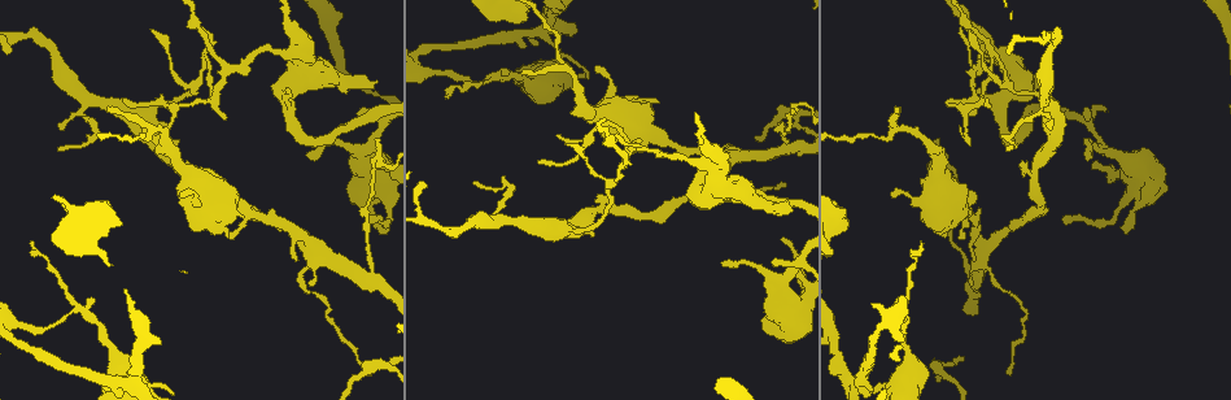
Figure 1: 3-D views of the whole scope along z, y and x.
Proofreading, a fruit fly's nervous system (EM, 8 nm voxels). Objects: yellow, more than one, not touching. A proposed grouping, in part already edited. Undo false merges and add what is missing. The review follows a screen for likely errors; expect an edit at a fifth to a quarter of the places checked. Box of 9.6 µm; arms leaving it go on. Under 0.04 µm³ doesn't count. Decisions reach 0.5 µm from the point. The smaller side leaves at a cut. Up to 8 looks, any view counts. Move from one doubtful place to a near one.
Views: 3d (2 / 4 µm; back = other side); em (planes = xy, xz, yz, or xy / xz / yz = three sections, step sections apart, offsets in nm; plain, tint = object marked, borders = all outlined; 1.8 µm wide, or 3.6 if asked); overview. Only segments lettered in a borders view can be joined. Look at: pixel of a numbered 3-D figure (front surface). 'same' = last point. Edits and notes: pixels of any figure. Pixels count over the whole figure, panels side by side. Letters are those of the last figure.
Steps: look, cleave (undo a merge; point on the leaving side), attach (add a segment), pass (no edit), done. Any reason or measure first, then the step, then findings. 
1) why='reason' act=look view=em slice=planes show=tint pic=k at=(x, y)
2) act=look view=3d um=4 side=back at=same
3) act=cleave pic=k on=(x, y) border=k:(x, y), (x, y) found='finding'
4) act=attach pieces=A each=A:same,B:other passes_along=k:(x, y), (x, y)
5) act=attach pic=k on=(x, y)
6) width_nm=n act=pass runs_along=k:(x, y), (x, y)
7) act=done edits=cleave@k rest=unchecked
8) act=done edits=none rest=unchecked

why='an open end' act=look view=em slice=planes show=plain pic=1 at=(791, 212)

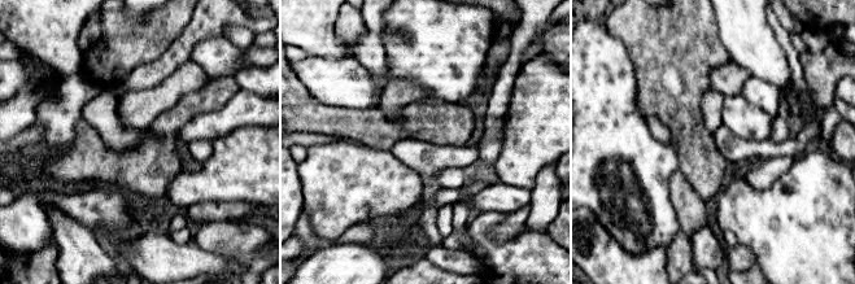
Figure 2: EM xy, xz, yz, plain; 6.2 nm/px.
why='see the neighbours' act=look view=em slice=planes show=borders at=same

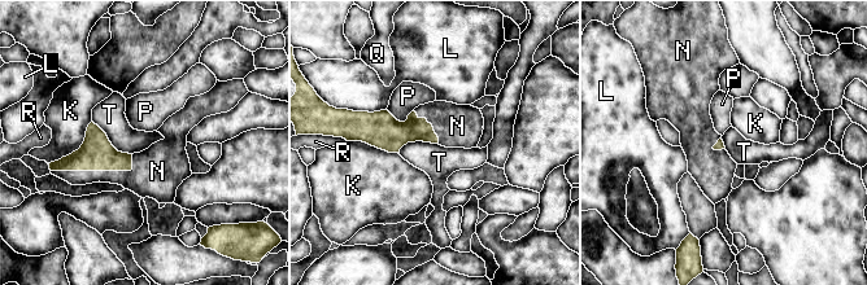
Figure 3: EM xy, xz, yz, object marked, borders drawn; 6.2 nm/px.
act=attach pieces=N each=K:other,L:other,N:same,P:other,Q:other,R:other,T:other passes_along=3:(96, 153), (101, 170), (140, 180) found='the neuron continues'

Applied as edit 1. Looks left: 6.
why='thin neck' act=look view=3d um=2 side=back pic=1 at=(216, 97)

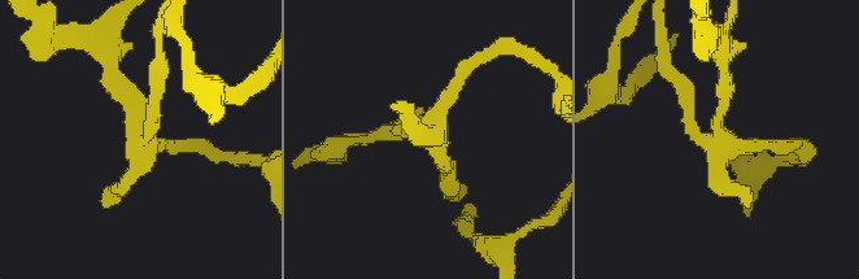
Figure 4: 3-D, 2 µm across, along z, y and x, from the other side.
act=look view=em slice=planes show=borders pic=4 at=(720, 130)

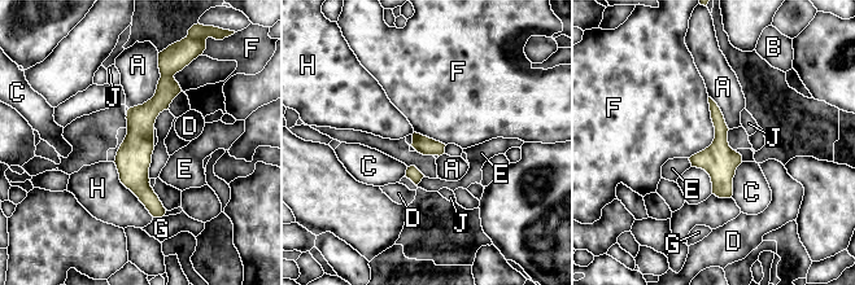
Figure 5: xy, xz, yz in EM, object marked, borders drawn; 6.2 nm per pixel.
longest_contact=H:420nm act=pass each=A:other,B:other,C:other,D:other,E:other,F:other,G:other,H:other,J:other border=5:(709, 97), (714, 140), (689, 158) found='continuous, no second neuron'

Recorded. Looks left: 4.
why='looks like a crossing' act=look view=em slice=planes show=plain pic=1 at=(128, 385)

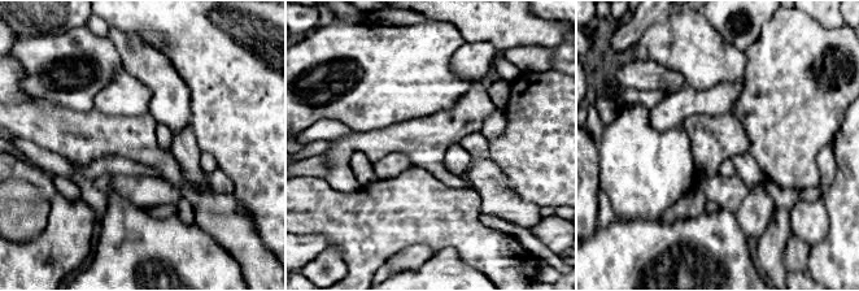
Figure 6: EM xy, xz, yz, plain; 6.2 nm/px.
act=look view=em slice=planes show=borders at=same

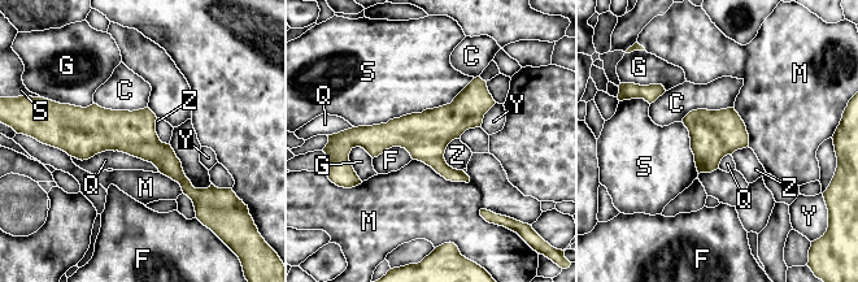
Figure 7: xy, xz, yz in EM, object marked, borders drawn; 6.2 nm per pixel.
longest_contact=S:800nm act=pass each=C:other,F:other,G:other,M:other,Q:other,S:other,Y:other,Z:other runs_along=7:(62, 134), (134, 134), (199, 191) found='continuous, no second neuron'

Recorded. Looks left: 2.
act=done edits=attach@3 rest=unchecked

